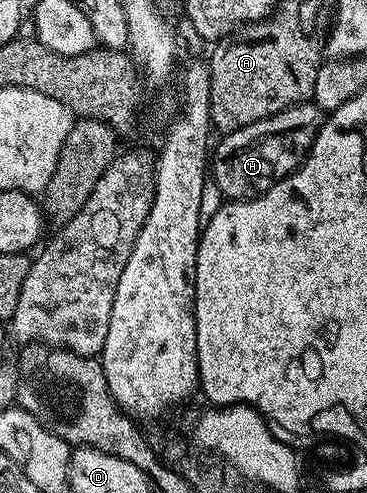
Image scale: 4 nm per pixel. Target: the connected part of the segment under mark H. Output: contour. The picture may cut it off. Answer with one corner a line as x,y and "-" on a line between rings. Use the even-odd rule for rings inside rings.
312,103
293,105
259,123
226,133
211,153
211,181
219,187
222,198
244,201
266,193
276,181
297,170
321,129
322,110

